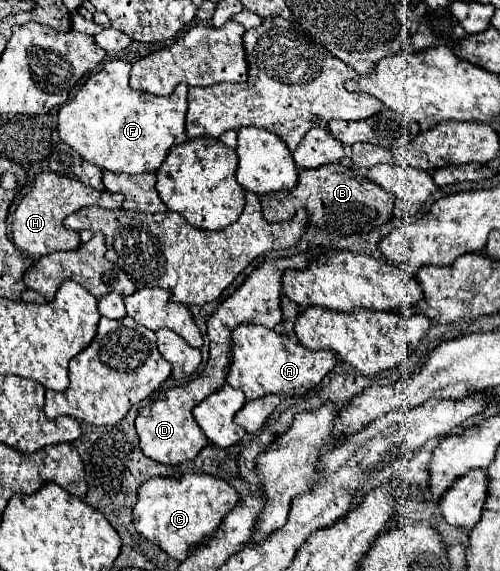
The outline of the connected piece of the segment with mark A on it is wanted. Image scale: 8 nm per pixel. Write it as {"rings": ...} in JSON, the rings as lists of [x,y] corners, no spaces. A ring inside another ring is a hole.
{"rings":[[[257,324],[237,326],[231,338],[233,354],[227,384],[243,390],[247,400],[263,398],[267,394],[277,394],[281,398],[301,396],[307,390],[315,388],[337,364],[331,350],[307,350],[287,334],[277,334],[275,330]]]}

